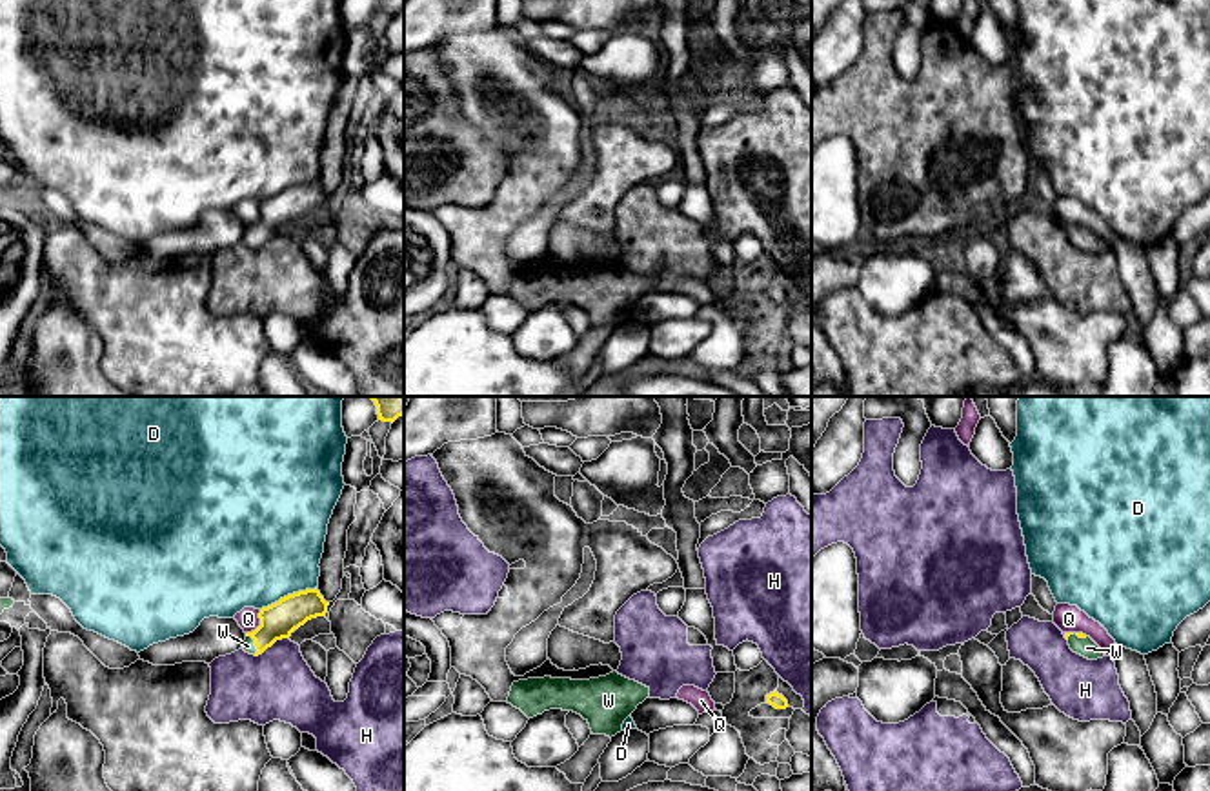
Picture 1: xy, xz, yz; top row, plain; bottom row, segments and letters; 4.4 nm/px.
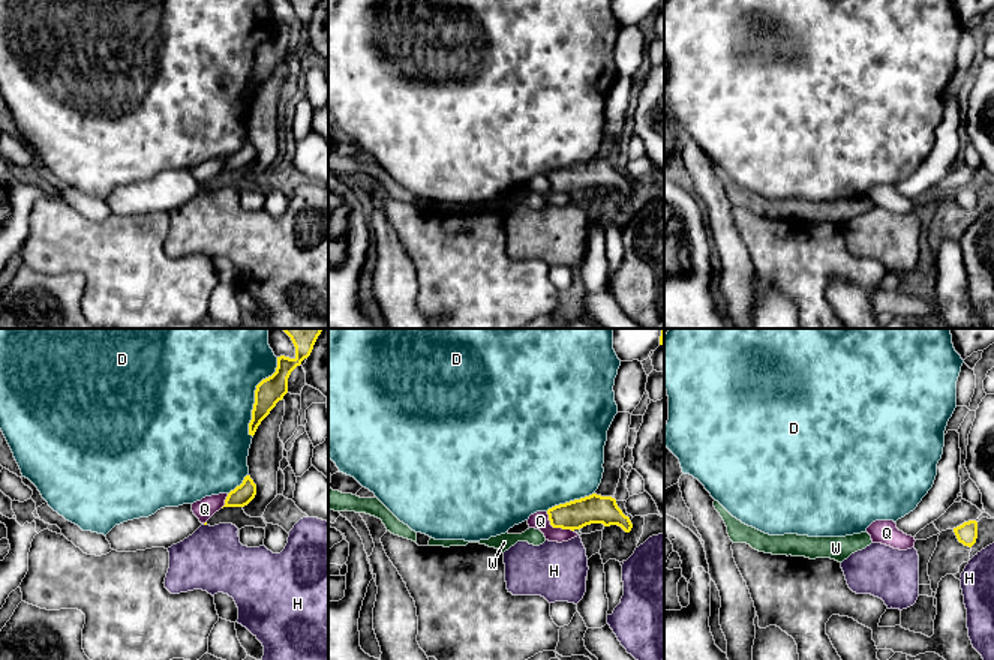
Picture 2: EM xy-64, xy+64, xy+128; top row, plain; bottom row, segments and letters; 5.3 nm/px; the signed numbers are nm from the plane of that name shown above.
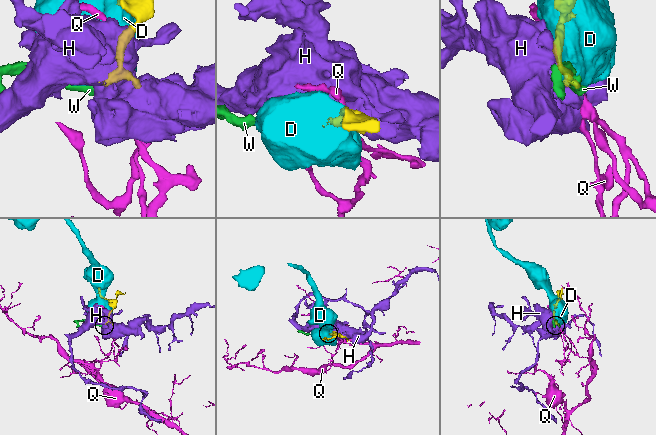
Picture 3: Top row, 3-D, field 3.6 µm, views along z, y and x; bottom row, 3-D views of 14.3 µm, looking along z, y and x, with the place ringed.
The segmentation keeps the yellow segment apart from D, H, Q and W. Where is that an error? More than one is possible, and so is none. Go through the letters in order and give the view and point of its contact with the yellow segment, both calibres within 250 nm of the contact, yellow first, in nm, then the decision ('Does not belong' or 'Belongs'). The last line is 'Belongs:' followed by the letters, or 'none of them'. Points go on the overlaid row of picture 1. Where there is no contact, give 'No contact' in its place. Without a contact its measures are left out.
D: Touches yellow at xy (288, 595). Thickness 160 nm (yellow) against 500 nm. Does not belong
H: Touches yellow at xy (270, 646). Thickness 160 nm (yellow) against 320 nm. Does not belong
Q: Touches yellow at xy (261, 624). Thickness 160 nm (yellow) against 100 nm. Does not belong
W: Touches yellow at xy (255, 644). Thickness 160 nm (yellow) against 60 nm. Belongs
Belongs: W

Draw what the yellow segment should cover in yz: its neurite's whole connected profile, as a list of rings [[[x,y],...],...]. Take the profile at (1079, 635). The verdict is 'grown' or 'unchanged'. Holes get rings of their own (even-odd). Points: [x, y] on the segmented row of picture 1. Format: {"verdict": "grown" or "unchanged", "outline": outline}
{"verdict": "grown", "outline": [[[1064,633],[1064,638],[1068,640],[1068,646],[1074,653],[1088,660],[1097,660],[1106,656],[1104,651],[1090,636],[1083,633]]]}

